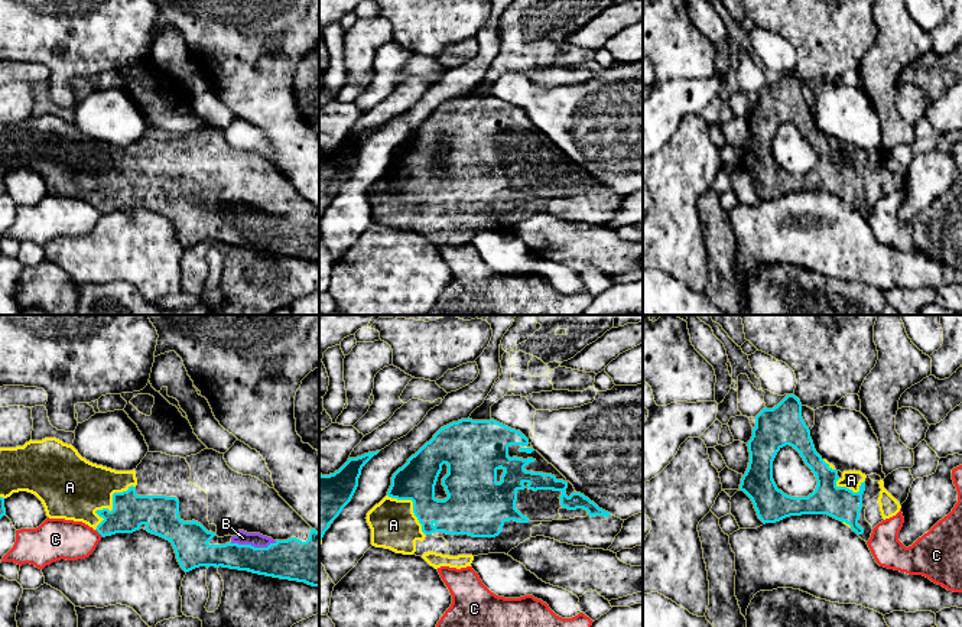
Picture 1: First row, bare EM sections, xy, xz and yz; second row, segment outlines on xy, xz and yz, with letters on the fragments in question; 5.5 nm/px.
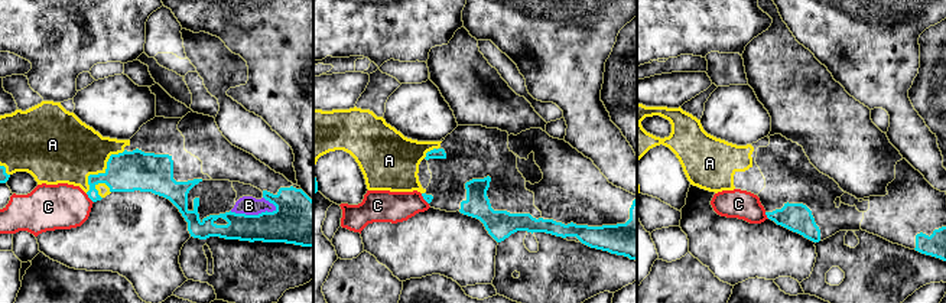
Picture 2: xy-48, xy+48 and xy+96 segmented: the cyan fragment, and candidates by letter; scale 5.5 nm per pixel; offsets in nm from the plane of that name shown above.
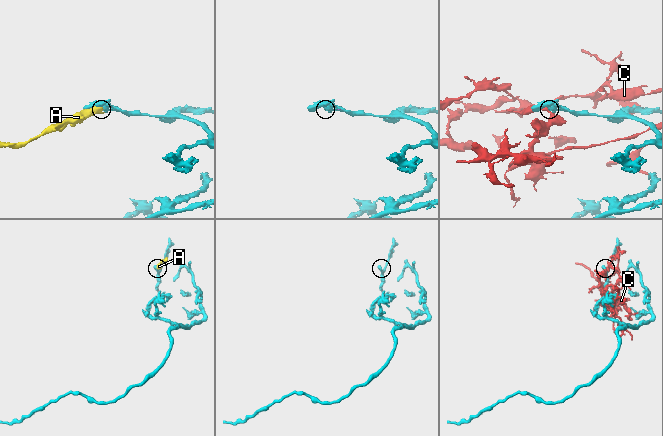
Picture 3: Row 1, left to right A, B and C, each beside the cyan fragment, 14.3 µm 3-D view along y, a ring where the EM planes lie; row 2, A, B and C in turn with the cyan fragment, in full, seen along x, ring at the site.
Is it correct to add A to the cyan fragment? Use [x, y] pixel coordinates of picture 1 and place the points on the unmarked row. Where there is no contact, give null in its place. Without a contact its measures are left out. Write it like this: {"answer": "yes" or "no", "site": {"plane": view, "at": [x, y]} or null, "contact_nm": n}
{"answer": "yes", "site": {"plane": "xy", "at": [113, 184]}, "contact_nm": 340}

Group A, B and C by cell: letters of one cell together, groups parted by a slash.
A B / C

